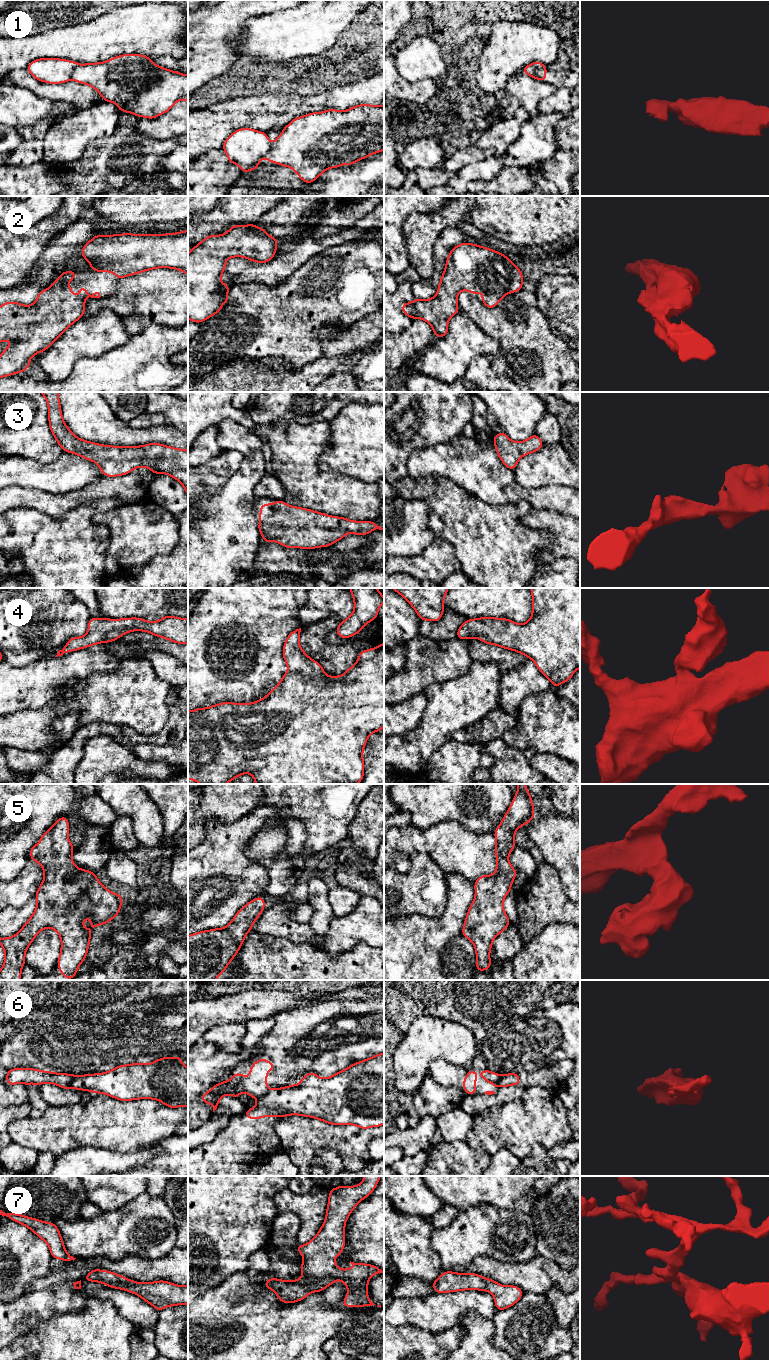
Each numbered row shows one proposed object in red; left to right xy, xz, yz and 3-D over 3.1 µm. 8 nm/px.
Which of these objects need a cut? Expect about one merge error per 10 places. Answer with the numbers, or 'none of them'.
1, 6

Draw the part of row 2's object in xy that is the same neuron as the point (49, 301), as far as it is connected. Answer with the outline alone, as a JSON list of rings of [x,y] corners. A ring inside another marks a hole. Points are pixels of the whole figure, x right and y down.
[[[64,271],[49,289],[40,291],[37,300],[29,306],[18,302],[5,302],[0,305],[0,342],[13,342],[0,355],[0,378],[26,371],[34,355],[48,349],[67,328],[85,314],[84,304],[87,297],[101,297],[99,292],[89,295],[84,286],[80,286],[80,294],[74,296],[66,282],[72,281],[77,275],[77,272]]]

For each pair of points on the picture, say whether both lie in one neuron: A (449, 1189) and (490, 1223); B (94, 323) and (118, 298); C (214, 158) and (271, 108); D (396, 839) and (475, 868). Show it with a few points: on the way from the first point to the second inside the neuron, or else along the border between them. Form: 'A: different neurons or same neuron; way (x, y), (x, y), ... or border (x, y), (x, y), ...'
A: different neurons; border (493, 1205), (474, 1204), (460, 1211)
B: different neurons; border (85, 312), (110, 309), (124, 325)
C: different neurons; border (222, 148), (216, 151), (208, 151), (200, 156)
D: same neuron; way (416, 841), (444, 842), (455, 849)

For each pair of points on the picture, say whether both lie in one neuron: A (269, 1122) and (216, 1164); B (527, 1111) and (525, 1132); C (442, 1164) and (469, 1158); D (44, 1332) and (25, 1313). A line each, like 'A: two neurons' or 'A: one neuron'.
A: one neuron
B: one neuron
C: one neuron
D: two neurons

